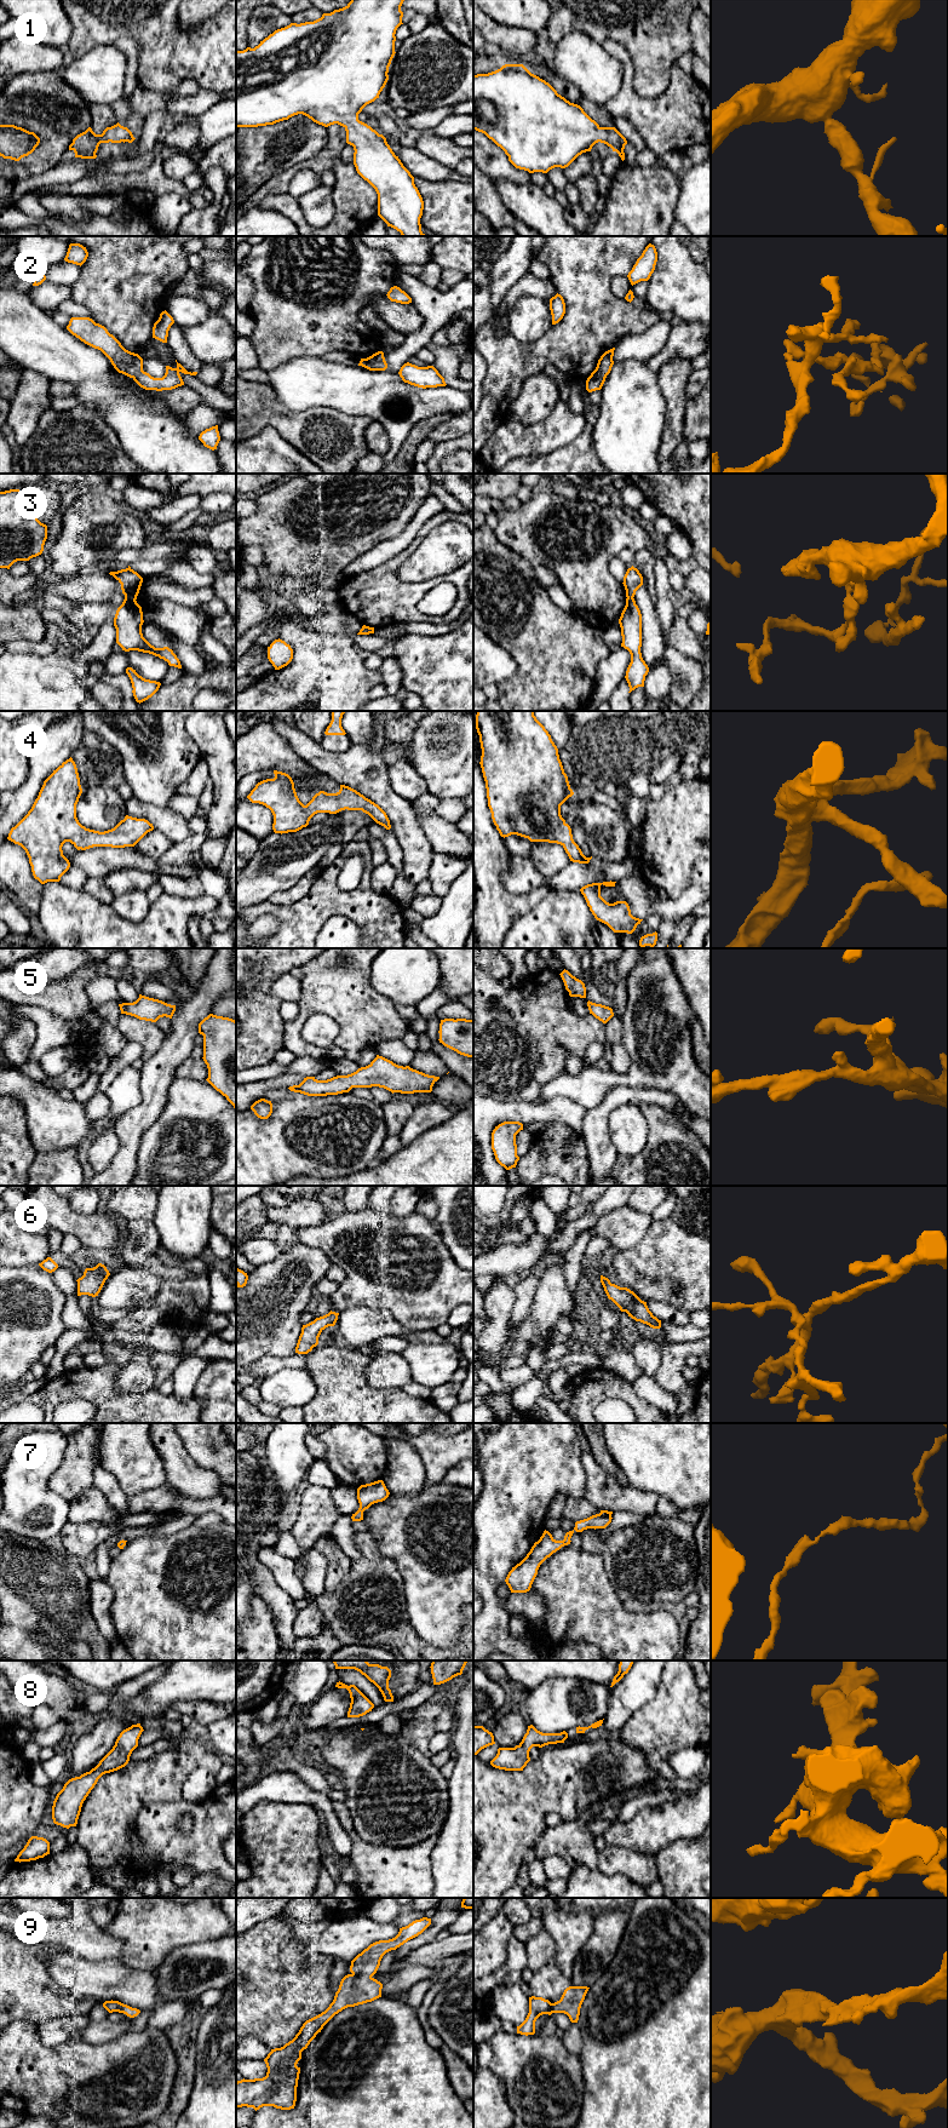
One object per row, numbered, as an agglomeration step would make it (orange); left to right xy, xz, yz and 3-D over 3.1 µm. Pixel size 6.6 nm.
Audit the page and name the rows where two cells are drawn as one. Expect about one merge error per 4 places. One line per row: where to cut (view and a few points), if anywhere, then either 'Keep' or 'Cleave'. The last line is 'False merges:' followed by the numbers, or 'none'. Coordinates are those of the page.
1: No split. Keep
2: Split along xz (367, 357), (378, 370). Cleave
3: Split along xy (125, 596), (131, 596), (134, 600). Cleave
4: No split. Keep
5: No split. Keep
6: No split. Keep
7: No split. Keep
8: No split. Keep
9: No split. Keep
False merges: 2, 3

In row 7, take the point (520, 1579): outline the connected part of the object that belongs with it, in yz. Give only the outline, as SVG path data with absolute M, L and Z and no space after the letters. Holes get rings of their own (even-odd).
M601 1510L599 1514L575 1522L573 1531L565 1533L563 1541L556 1541L548 1531L544 1531L527 1556L509 1572L505 1582L511 1593L527 1593L538 1575L540 1565L562 1547L570 1544L573 1533L587 1528L605 1528L611 1522L613 1512Z

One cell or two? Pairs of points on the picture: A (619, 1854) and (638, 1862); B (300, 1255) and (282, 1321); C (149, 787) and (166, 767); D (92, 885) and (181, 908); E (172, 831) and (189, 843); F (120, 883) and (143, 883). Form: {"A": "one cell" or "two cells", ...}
{"A": "one cell", "B": "one cell", "C": "one cell", "D": "two cells", "E": "two cells", "F": "one cell"}

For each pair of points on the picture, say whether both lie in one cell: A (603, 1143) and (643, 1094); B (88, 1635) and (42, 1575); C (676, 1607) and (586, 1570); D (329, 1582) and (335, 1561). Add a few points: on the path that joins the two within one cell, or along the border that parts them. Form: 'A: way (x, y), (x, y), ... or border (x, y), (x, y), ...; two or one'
A: way (601, 1125), (601, 1113), (619, 1095), (625, 1095); one
B: way (76, 1621), (45, 1589); one
C: border (636, 1611), (667, 1610), (674, 1617), (679, 1633); two
D: way (334, 1577), (335, 1566); one

